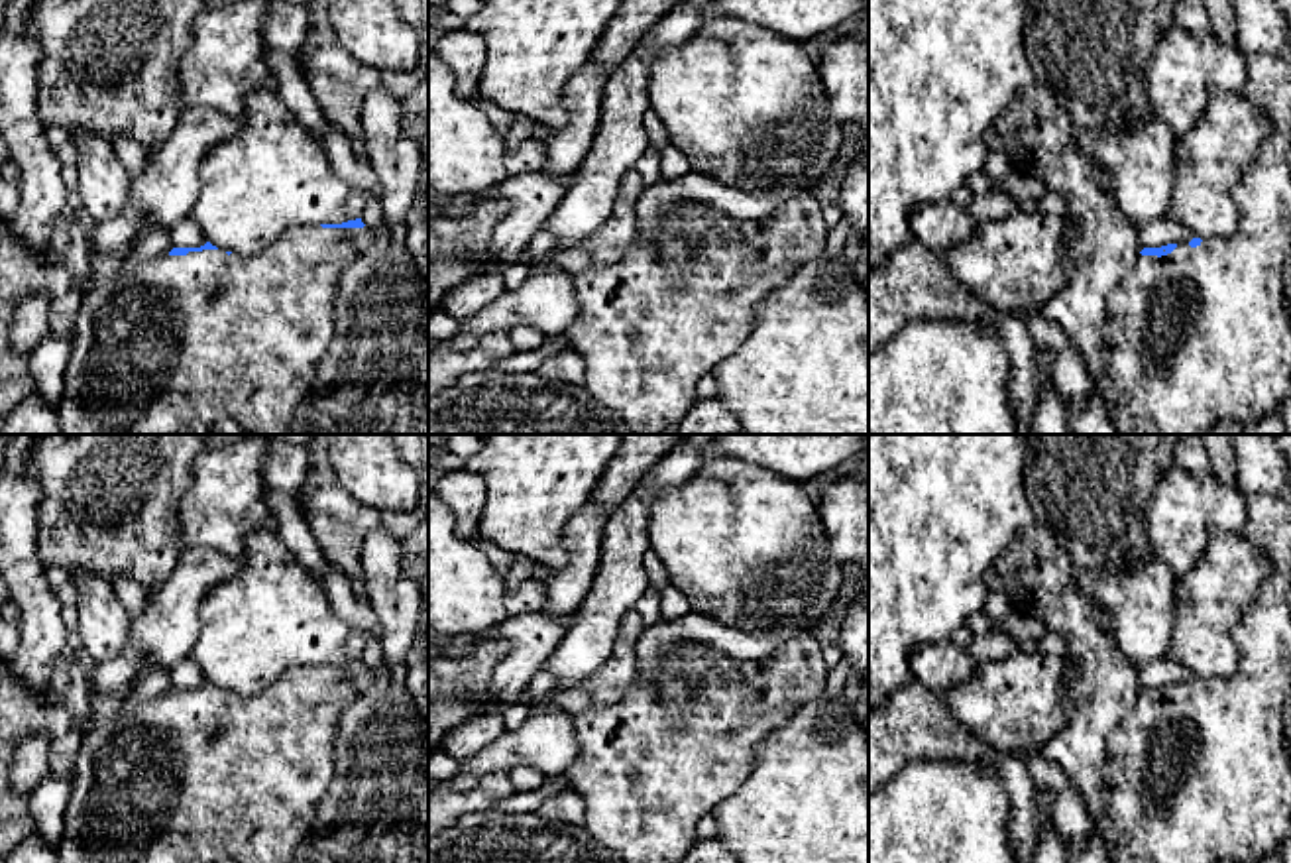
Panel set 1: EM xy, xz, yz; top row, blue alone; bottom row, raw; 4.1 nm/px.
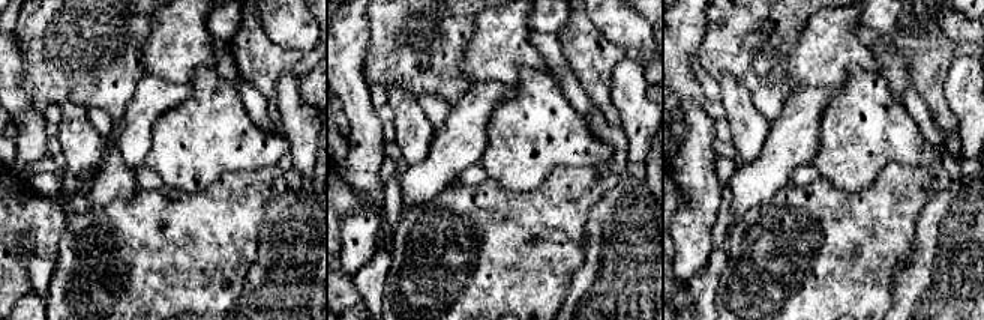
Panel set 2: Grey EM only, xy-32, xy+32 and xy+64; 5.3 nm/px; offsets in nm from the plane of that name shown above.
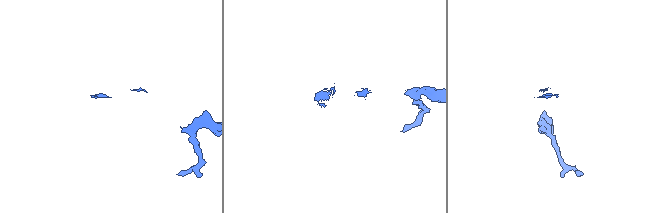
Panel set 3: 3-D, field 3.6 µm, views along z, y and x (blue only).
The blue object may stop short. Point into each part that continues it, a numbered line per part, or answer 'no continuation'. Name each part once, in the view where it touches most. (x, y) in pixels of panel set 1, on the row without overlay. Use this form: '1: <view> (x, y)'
1: xy (177, 779)

